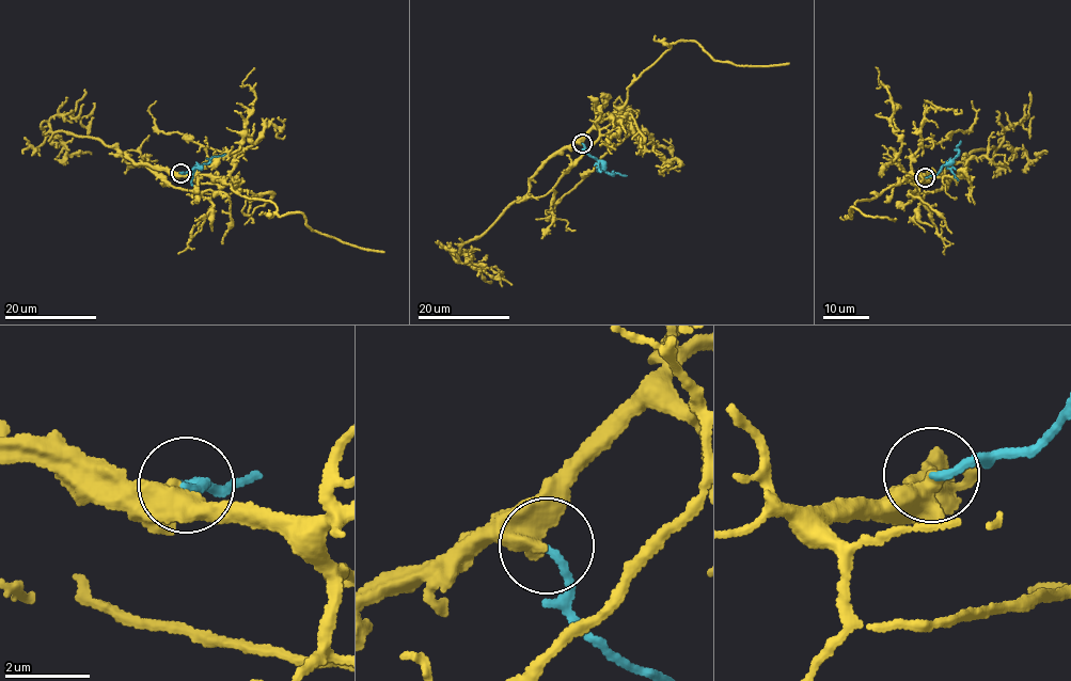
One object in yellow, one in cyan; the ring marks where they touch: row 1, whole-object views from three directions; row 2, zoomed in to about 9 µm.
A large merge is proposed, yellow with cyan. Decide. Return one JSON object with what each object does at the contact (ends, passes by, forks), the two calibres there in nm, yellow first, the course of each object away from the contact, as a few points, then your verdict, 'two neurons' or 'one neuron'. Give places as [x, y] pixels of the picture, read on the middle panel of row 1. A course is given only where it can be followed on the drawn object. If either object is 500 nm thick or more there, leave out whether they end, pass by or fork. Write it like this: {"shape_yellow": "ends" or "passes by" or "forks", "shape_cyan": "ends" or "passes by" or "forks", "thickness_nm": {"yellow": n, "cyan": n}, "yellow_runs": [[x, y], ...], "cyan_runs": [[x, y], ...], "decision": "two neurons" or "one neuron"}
{"shape_yellow": "passes by", "shape_cyan": "ends", "thickness_nm": {"yellow": 400, "cyan": 170}, "yellow_runs": [[582, 143], [599, 122], [615, 116], [628, 86], [675, 42], [695, 42], [714, 60], [738, 65], [788, 63]], "cyan_runs": [[582, 143], [587, 153], [600, 161], [605, 172], [627, 175]], "decision": "two neurons"}

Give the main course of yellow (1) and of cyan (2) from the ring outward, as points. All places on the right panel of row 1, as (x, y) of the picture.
1: (926, 177), (906, 177), (870, 200), (859, 200), (849, 211), (852, 207), (867, 216), (895, 219)
2: (926, 177), (935, 174), (956, 156), (960, 140)

